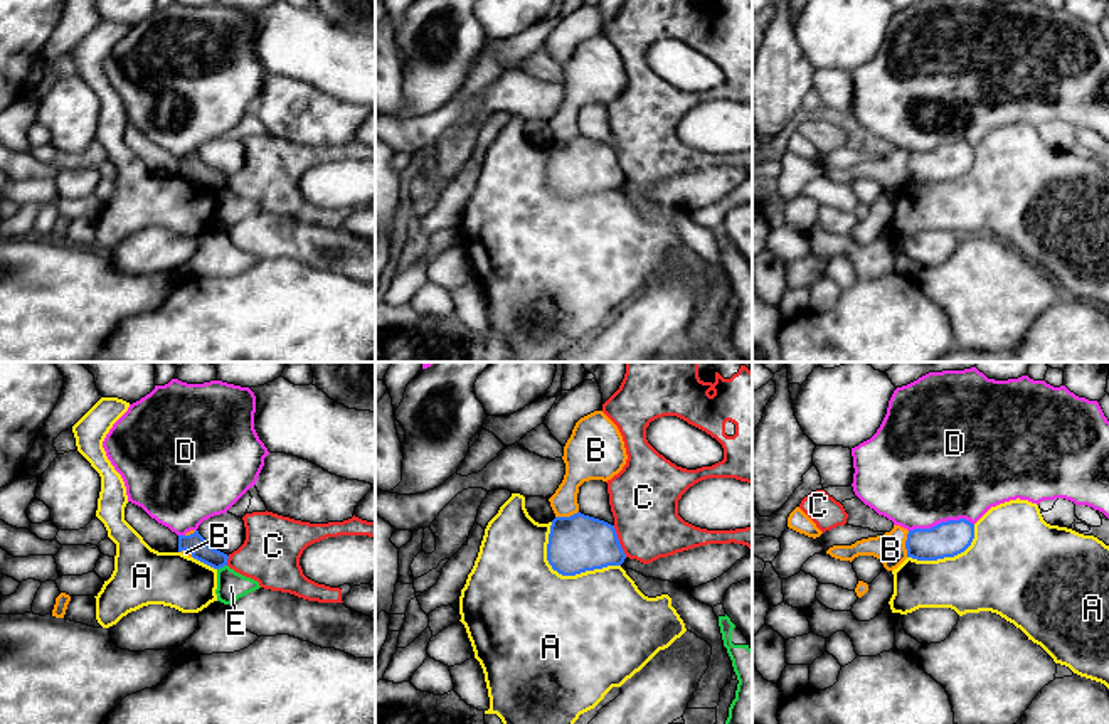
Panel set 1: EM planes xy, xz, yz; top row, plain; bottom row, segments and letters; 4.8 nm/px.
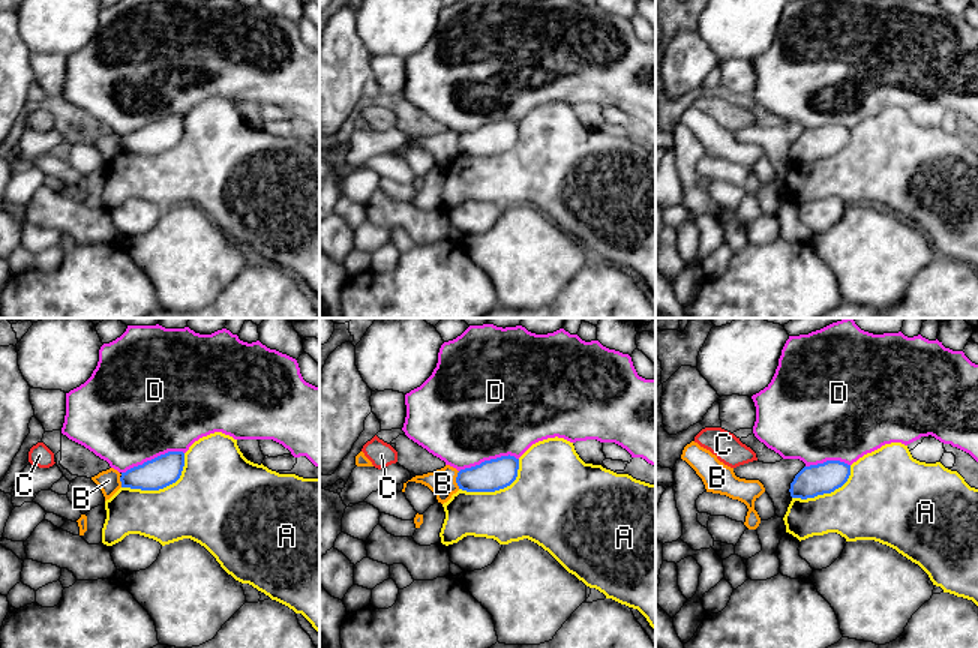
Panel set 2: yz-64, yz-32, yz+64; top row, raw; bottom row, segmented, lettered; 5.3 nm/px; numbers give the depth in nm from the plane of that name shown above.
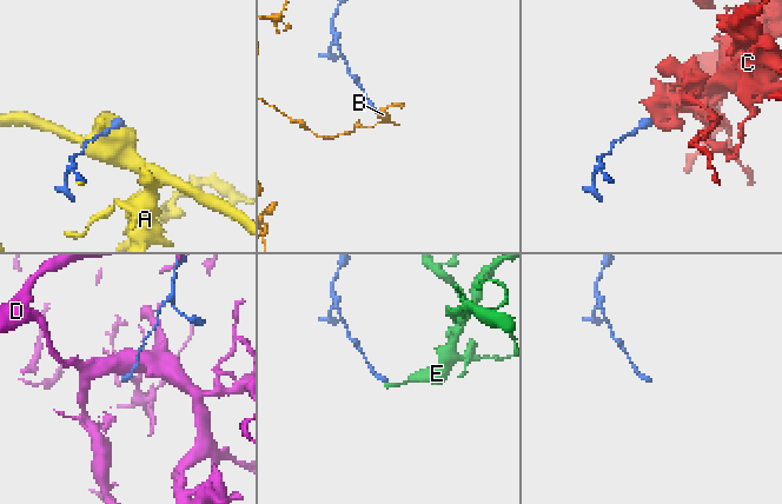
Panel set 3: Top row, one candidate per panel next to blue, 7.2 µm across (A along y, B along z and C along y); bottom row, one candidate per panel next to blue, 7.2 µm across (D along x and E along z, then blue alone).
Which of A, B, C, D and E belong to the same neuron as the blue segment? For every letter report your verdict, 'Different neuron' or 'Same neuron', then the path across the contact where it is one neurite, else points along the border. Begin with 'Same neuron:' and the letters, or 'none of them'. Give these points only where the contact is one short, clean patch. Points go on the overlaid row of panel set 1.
Same neuron: none of them
A: Different neuron
B: Different neuron. Boundary: yz (909, 531), (906, 556)
C: Different neuron. Boundary: xz (613, 526), (626, 556)
D: Different neuron
E: Different neuron. Boundary: xy (226, 564), (217, 569)

